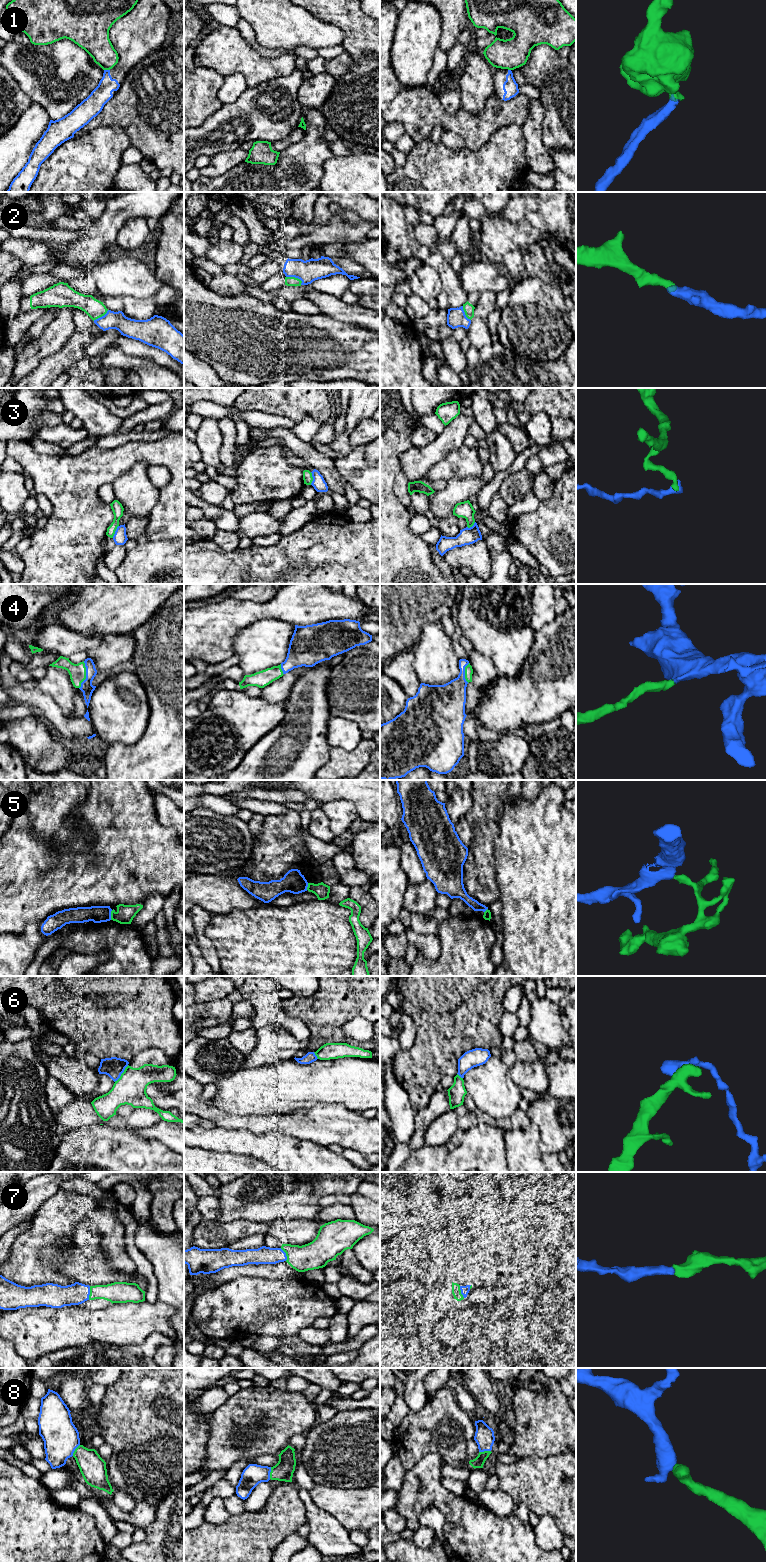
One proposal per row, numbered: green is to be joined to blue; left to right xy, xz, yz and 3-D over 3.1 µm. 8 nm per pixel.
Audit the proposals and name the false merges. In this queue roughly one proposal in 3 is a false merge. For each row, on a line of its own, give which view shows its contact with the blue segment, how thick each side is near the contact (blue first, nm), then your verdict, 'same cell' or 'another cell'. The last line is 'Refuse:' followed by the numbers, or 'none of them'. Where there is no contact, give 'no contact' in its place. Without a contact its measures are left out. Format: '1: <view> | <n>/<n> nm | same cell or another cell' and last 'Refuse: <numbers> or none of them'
1: xy | 150/220 nm | another cell
2: xz | 180/80 nm | same cell
3: xz | 110/80 nm | another cell
4: xy | 100/140 nm | same cell
5: xy | 140/140 nm | another cell
6: xy | 160/240 nm | another cell
7: xy | 180/180 nm | same cell
8: xz | 170/160 nm | same cell
Refuse: 1, 3, 5, 6

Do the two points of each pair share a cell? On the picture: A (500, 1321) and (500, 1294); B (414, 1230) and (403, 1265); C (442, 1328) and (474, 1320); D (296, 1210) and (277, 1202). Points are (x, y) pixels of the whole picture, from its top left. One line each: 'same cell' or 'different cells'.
A: same cell
B: same cell
C: same cell
D: same cell

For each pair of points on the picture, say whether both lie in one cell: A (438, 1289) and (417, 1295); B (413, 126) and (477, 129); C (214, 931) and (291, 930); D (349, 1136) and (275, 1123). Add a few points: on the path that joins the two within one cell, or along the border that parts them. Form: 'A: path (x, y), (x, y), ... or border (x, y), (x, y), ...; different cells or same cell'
A: border (427, 1287), (424, 1300), (417, 1312); different cells
B: path (429, 120), (461, 123); same cell
C: path (233, 931), (272, 931); same cell
D: path (331, 1125), (293, 1124); same cell

